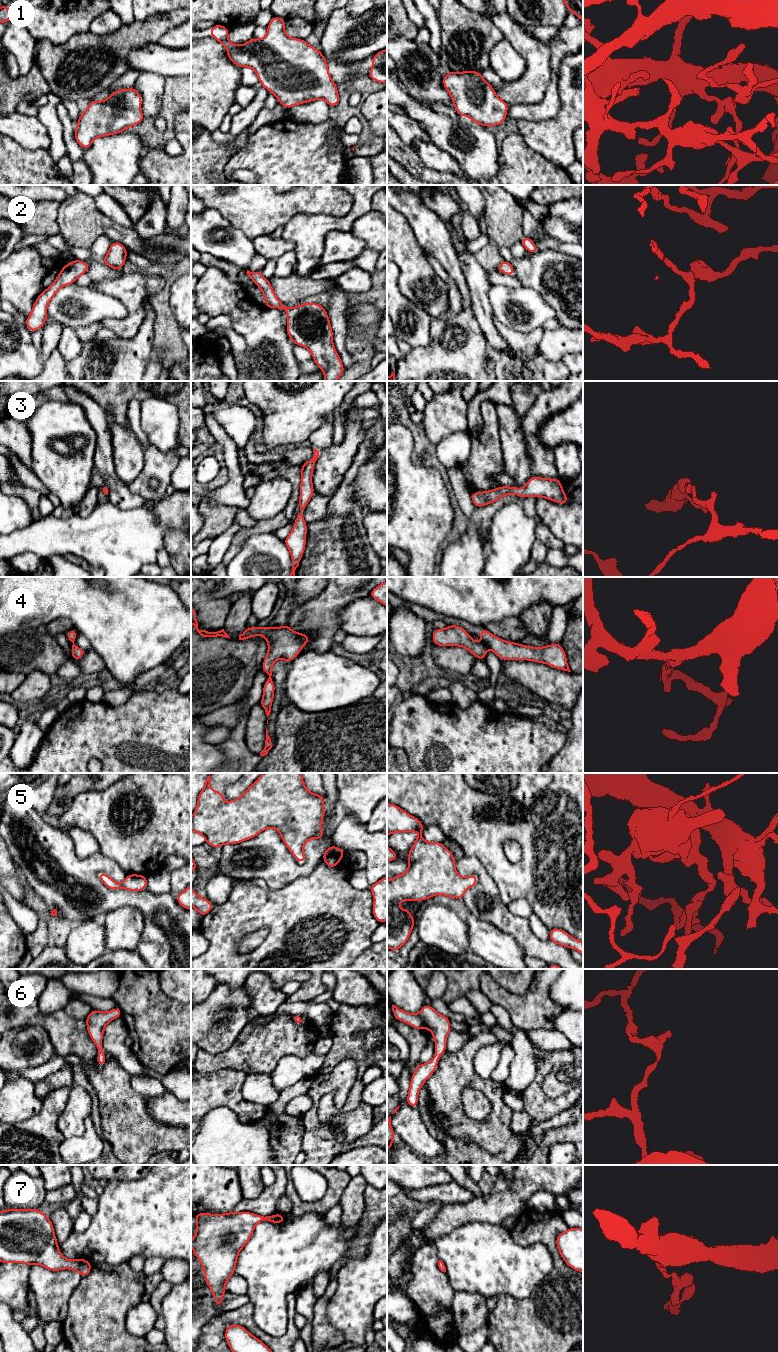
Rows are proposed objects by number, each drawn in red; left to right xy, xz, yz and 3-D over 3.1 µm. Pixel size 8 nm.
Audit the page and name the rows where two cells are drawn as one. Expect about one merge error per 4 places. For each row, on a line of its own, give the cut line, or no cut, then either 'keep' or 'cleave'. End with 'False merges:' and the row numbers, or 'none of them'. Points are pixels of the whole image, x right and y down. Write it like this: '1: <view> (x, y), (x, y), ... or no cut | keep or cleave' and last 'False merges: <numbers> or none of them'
1: no cut | keep
2: no cut | keep
3: no cut | keep
4: yz (483, 643), (488, 646) | cleave
5: no cut | keep
6: no cut | keep
7: no cut | keep
False merges: 4

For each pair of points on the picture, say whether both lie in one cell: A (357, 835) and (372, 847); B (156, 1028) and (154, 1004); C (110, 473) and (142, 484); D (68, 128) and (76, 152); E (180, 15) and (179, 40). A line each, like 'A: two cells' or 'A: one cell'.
A: one cell
B: one cell
C: two cells
D: one cell
E: two cells

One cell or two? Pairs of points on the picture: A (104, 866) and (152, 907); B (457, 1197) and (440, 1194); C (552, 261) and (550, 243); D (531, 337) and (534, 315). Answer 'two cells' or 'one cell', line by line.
A: one cell
B: one cell
C: two cells
D: two cells

